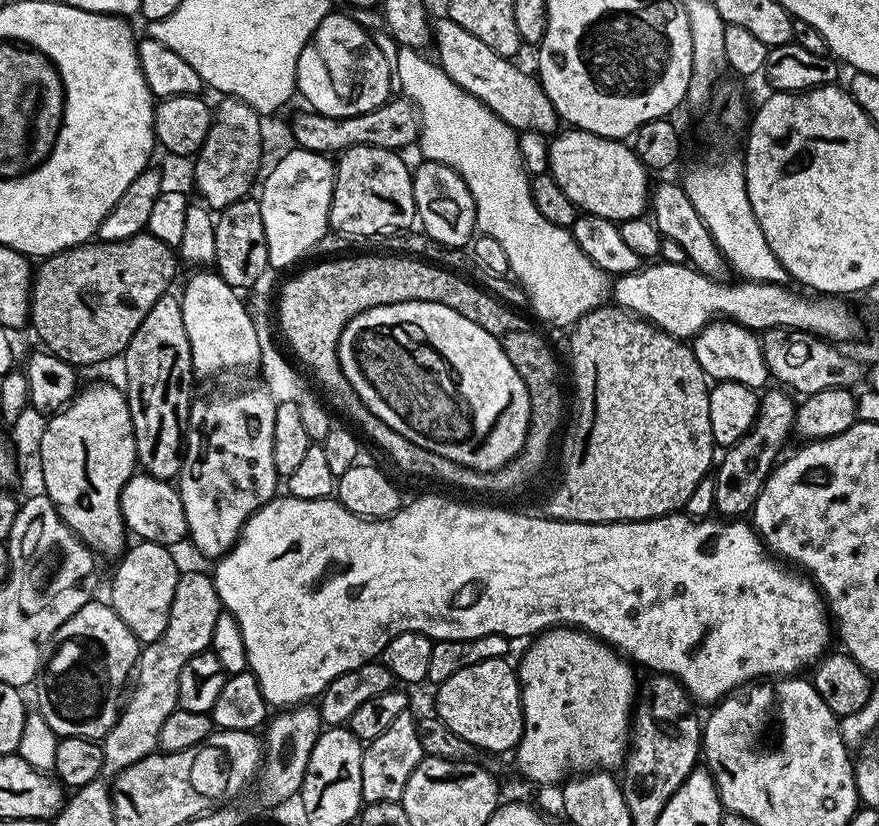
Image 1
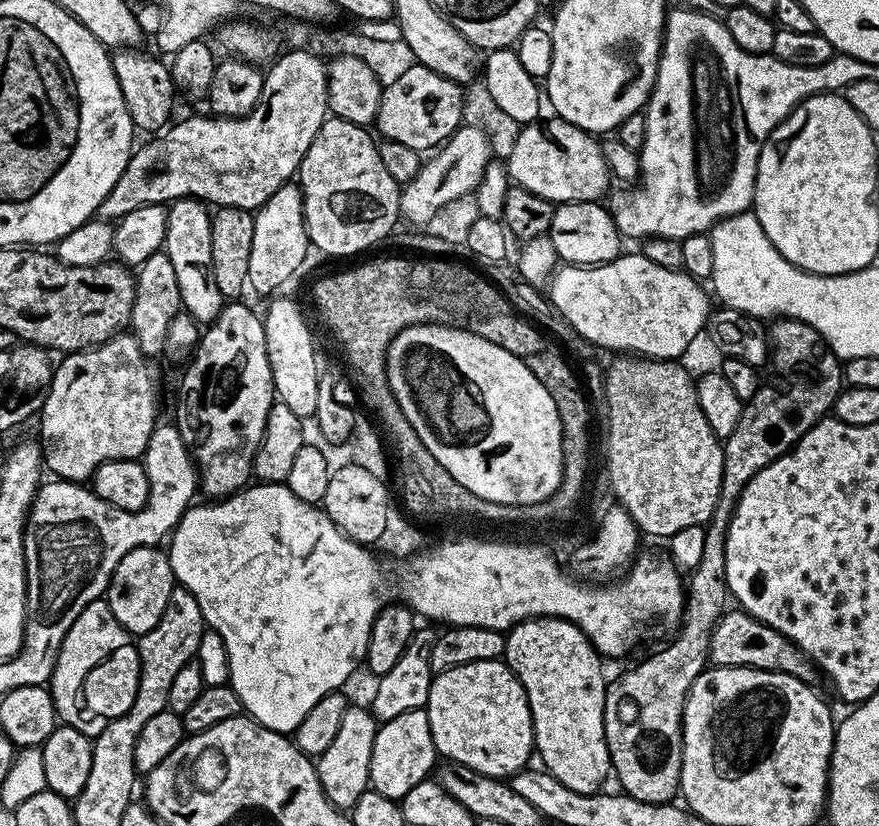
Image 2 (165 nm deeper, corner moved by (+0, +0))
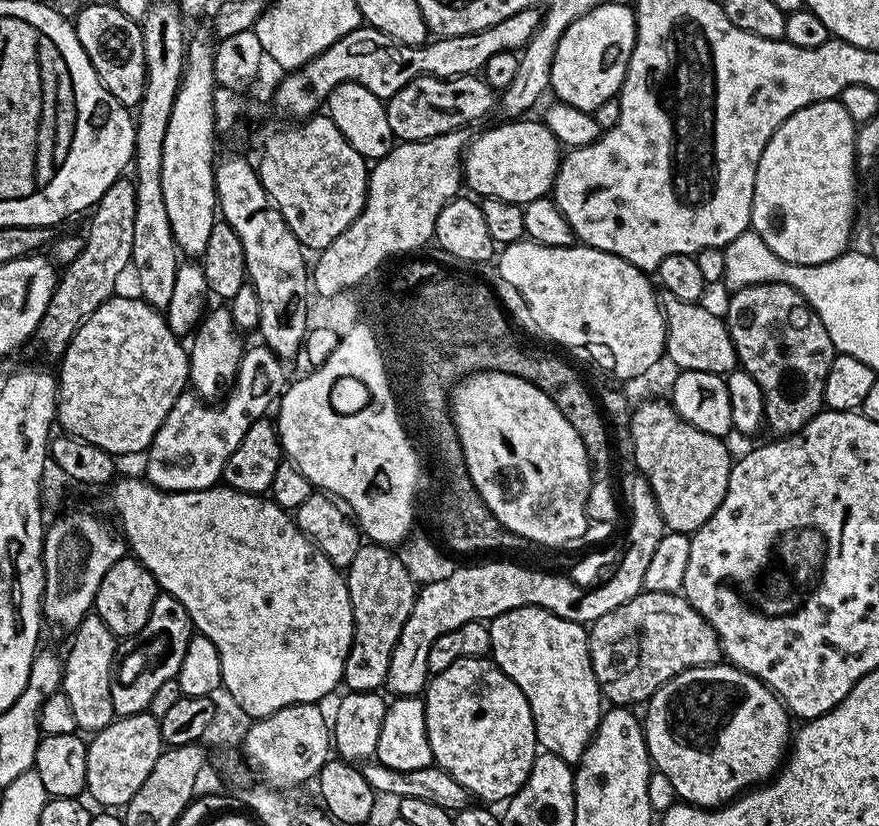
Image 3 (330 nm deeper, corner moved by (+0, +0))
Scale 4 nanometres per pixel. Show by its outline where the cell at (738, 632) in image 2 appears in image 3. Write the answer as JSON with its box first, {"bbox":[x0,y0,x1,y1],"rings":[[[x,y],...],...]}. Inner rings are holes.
{"bbox":[588,590,722,706],"rings":[[[643,590],[630,598],[630,602],[622,602],[622,606],[610,610],[610,614],[602,614],[602,618],[592,621],[588,628],[588,653],[600,695],[612,706],[643,705],[670,678],[688,668],[707,668],[709,664],[719,664],[722,660],[720,640],[715,630],[683,595]]]}

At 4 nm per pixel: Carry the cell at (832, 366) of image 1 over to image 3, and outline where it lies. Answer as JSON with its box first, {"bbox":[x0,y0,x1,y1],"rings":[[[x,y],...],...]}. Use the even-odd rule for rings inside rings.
{"bbox":[663,295,738,374],"rings":[[[669,295],[663,297],[664,321],[668,327],[664,343],[667,359],[672,360],[685,372],[702,370],[727,374],[738,364],[728,325],[721,317],[719,320],[710,309],[703,308],[702,305],[700,302],[687,304]]]}

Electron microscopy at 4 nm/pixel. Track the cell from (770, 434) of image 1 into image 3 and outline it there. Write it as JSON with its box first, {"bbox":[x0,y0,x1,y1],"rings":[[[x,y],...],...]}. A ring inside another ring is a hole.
{"bbox":[726,284,838,438],"rings":[[[755,284],[737,288],[728,300],[726,323],[739,367],[762,390],[764,424],[776,438],[803,430],[824,408],[826,374],[838,355],[822,318],[785,284]]]}

